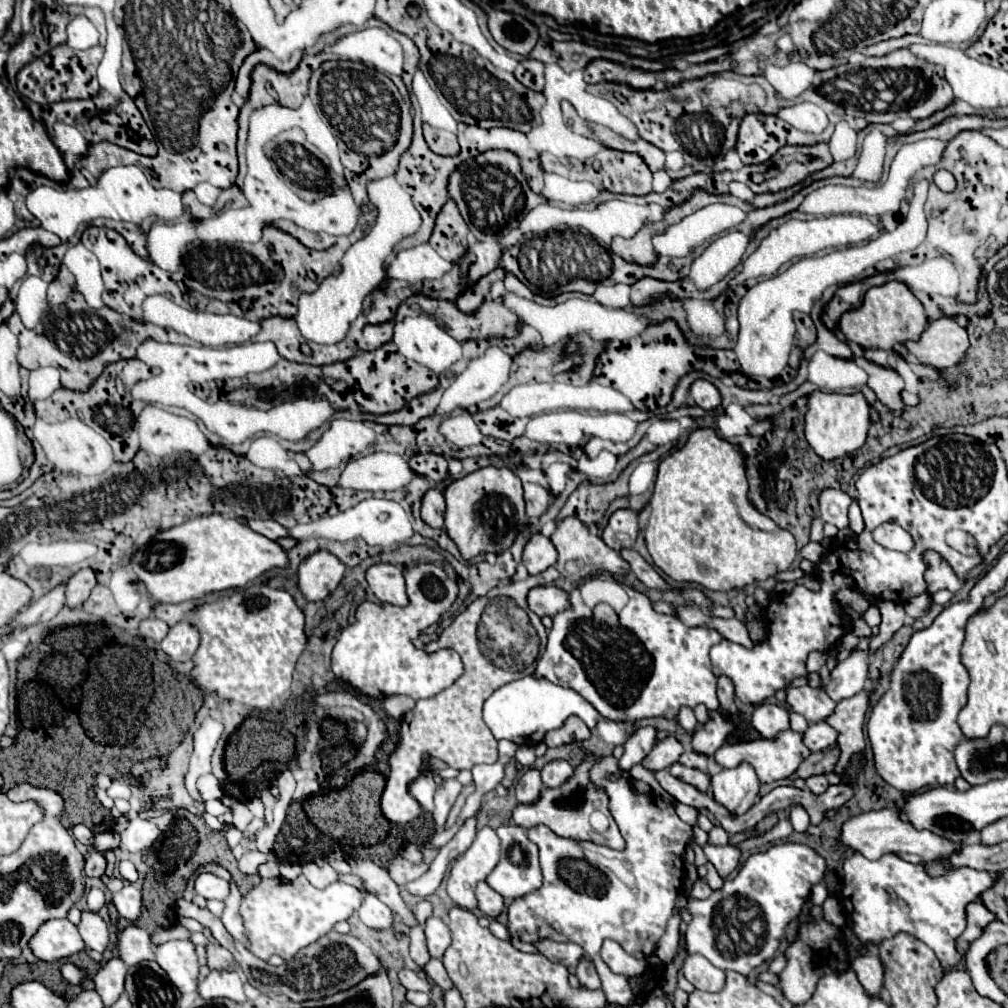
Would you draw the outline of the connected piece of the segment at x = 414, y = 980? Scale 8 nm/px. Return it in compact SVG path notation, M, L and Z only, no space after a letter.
M403 969L399 973L399 979L403 983L405 989L411 989L411 991L425 991L425 993L431 993L433 985L429 979L421 979L415 971L409 971L409 969Z

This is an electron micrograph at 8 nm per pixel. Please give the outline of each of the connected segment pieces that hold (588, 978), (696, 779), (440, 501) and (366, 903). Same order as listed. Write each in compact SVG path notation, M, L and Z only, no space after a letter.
M589 959L579 961L575 975L577 975L581 987L585 987L585 989L599 989L601 987L599 975L597 975L597 971L595 971L595 967L593 967L593 963Z
M681 763L671 765L671 767L669 767L669 773L671 773L673 777L677 777L677 779L681 779L681 781L693 785L693 787L697 787L697 789L703 791L703 793L705 793L705 791L709 789L709 785L711 785L711 777L709 777L707 773L703 773L703 771L699 771L699 769L683 767Z
M431 489L423 497L423 507L421 507L421 519L433 527L433 529L443 529L443 513L445 513L445 499L439 489Z
M367 895L363 899L359 917L369 929L375 929L375 931L385 931L393 923L393 911L385 903L381 903L375 895Z

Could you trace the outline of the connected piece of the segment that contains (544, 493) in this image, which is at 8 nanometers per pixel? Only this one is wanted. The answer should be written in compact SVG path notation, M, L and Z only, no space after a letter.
M525 483L523 489L525 489L523 499L525 499L525 505L527 505L527 515L535 521L547 511L553 495L549 493L549 489L533 485L533 483Z

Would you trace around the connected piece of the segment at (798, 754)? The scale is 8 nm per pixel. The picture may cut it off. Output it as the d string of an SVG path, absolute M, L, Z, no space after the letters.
M783 731L779 733L779 737L775 741L771 739L757 739L757 741L741 741L741 743L733 743L733 745L723 745L713 757L721 767L737 767L741 763L749 763L755 767L761 783L773 783L779 779L787 779L789 775L793 775L799 767L799 763L811 755L811 751L807 751L807 745L803 743L803 735L797 731Z

